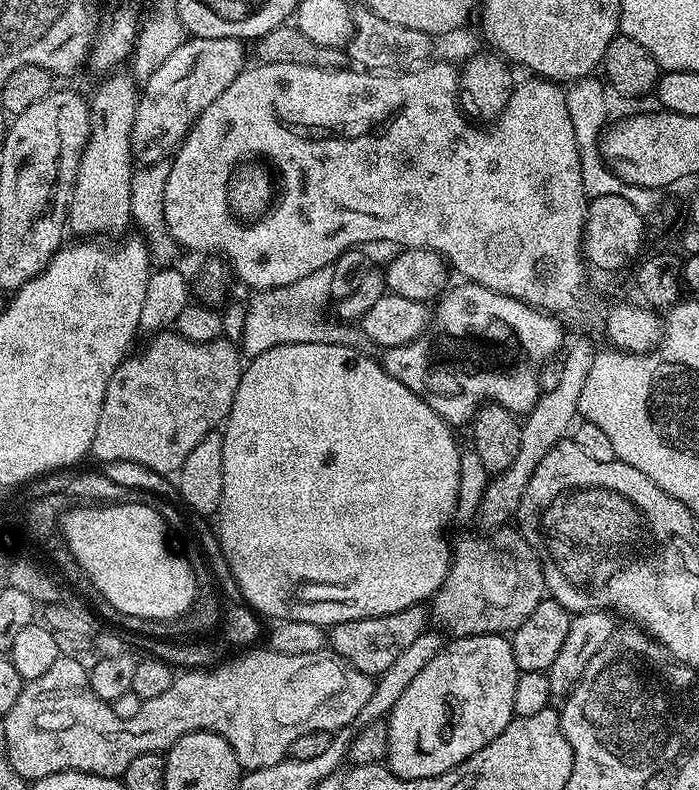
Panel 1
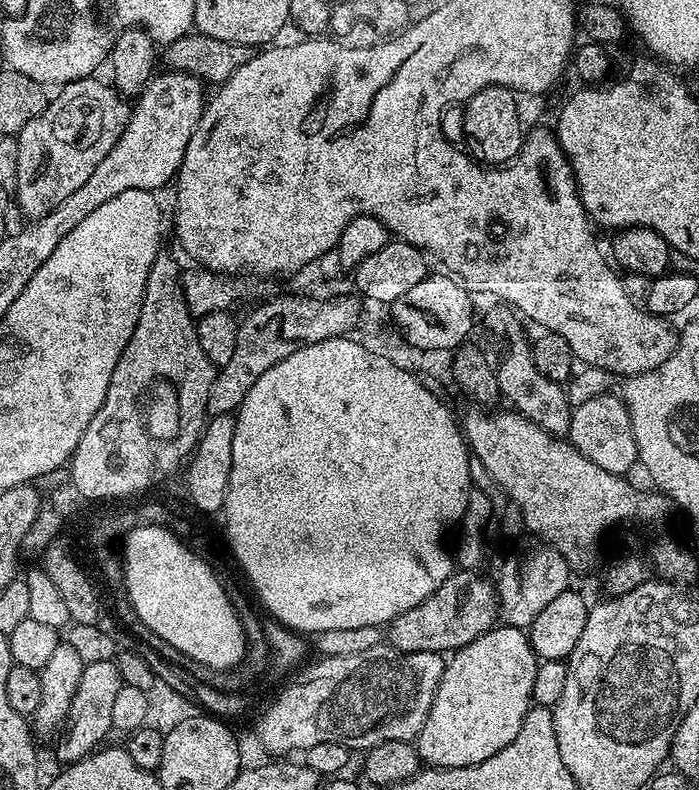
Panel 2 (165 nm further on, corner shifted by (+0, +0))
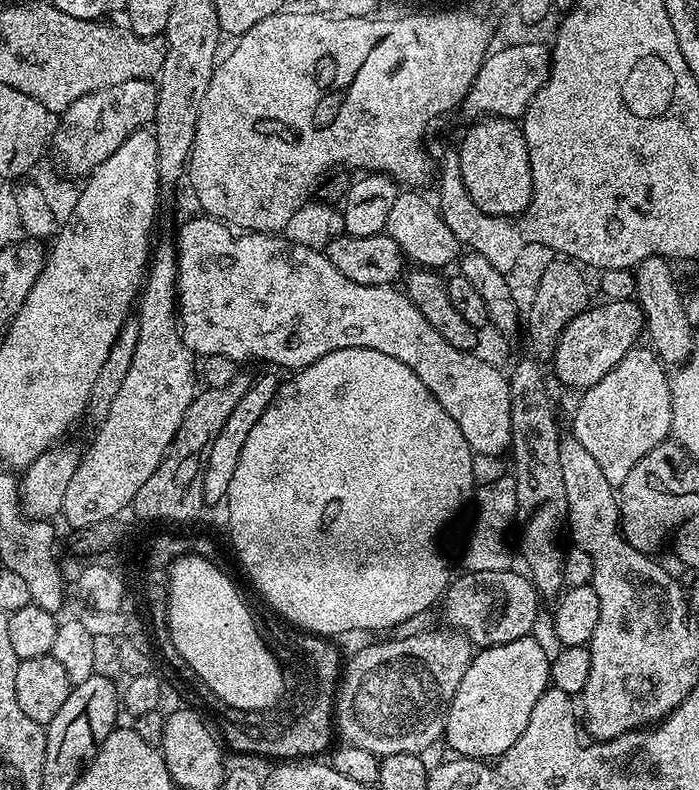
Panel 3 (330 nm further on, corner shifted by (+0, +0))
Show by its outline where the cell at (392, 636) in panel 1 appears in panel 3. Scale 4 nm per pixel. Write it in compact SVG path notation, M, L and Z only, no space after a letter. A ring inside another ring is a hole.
M523 571L469 572L451 581L442 597L442 620L449 629L462 632L477 649L493 648L529 635L540 612L541 597Z

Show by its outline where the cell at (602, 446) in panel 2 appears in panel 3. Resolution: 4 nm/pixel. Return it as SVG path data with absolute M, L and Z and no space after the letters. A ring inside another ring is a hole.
M648 346L631 348L626 358L622 358L622 362L618 362L618 366L614 366L614 370L606 374L606 378L583 389L581 404L571 420L571 435L582 442L594 462L598 462L602 474L606 474L606 482L614 486L626 482L626 474L630 474L630 470L638 466L638 458L646 458L646 454L650 454L654 446L665 443L672 431L672 385L665 365L660 363L660 357Z

